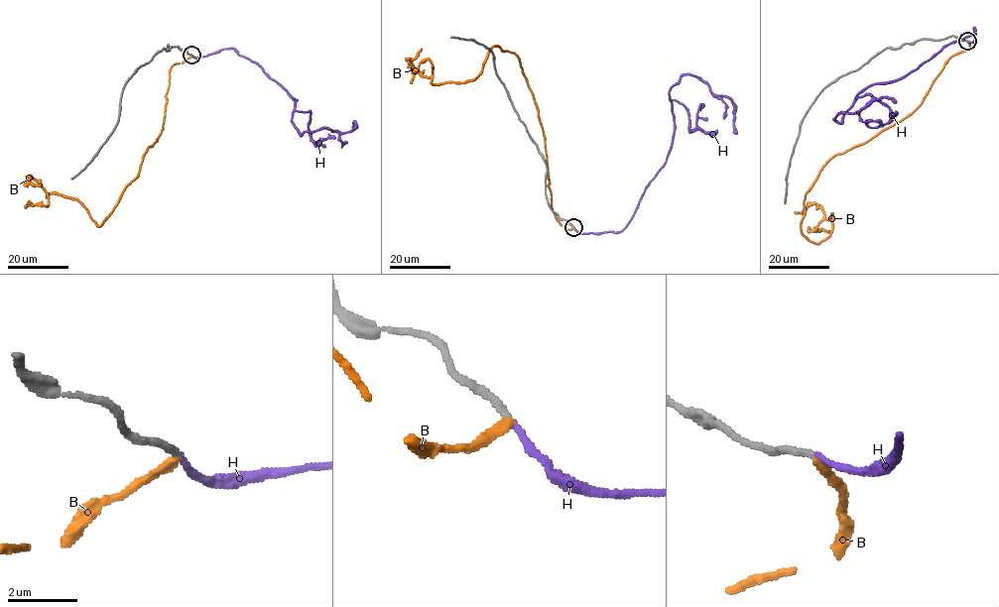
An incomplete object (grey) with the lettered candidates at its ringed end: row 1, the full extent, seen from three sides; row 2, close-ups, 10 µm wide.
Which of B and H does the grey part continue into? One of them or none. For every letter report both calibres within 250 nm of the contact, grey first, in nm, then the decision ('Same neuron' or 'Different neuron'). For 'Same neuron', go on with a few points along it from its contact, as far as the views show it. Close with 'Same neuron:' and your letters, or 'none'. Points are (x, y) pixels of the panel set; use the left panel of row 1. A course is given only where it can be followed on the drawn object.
B: Thickness 200 nm (grey) against 260 nm. Different neuron
H: Thickness 200 nm (grey) against 160 nm. Same neuron. Its course: (192, 56), (233, 49), (259, 65), (297, 99), (300, 135), (355, 128)
Same neuron: H

